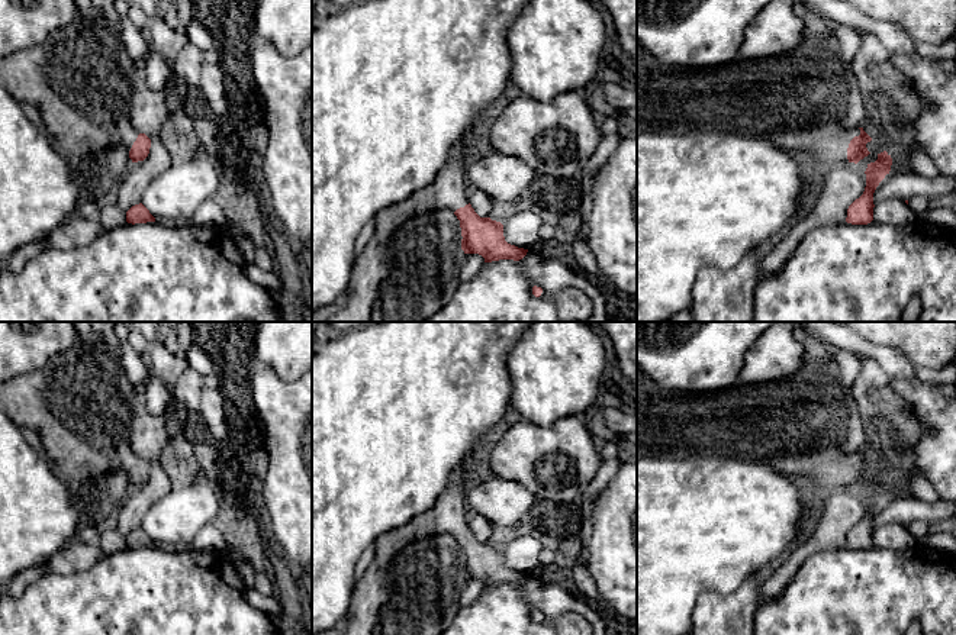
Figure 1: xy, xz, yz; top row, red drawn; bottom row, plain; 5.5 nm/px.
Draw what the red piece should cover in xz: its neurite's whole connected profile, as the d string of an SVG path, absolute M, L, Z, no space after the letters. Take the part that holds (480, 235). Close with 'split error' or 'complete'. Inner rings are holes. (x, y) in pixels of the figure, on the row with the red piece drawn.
M473 126L450 151L447 162L429 186L376 215L374 236L355 257L348 287L332 303L313 310L312 322L374 322L379 290L389 275L389 238L403 222L418 215L451 210L460 220L461 249L464 254L482 255L485 262L519 261L527 255L528 249L505 241L500 222L480 217L469 203L471 187L466 177L466 154L477 145Z; split error

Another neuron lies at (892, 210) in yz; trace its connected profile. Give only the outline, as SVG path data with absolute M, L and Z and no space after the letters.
M897 197L883 199L873 207L873 220L878 223L907 225L915 217L905 200Z

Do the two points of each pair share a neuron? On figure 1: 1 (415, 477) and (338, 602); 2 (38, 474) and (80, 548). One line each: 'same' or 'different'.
1: same
2: different

